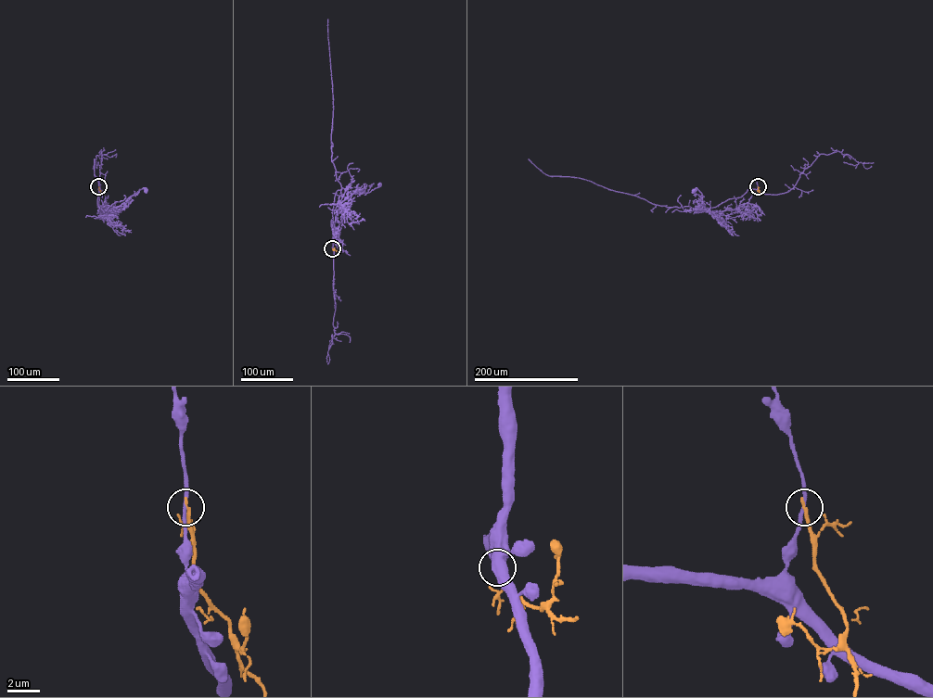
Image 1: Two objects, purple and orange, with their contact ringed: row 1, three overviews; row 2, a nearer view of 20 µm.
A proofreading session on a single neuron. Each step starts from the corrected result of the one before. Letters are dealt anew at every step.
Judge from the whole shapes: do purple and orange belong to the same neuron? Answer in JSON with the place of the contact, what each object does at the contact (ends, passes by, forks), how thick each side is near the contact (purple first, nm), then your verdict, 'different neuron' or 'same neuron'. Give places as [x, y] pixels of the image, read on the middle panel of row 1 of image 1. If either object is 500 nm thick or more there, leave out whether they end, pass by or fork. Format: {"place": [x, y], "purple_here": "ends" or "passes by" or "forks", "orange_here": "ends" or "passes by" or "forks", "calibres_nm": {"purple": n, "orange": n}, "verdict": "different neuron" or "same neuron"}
{"place": [332, 248], "purple_here": "passes by", "orange_here": "ends", "calibres_nm": {"purple": 190, "orange": 240}, "verdict": "different neuron"}

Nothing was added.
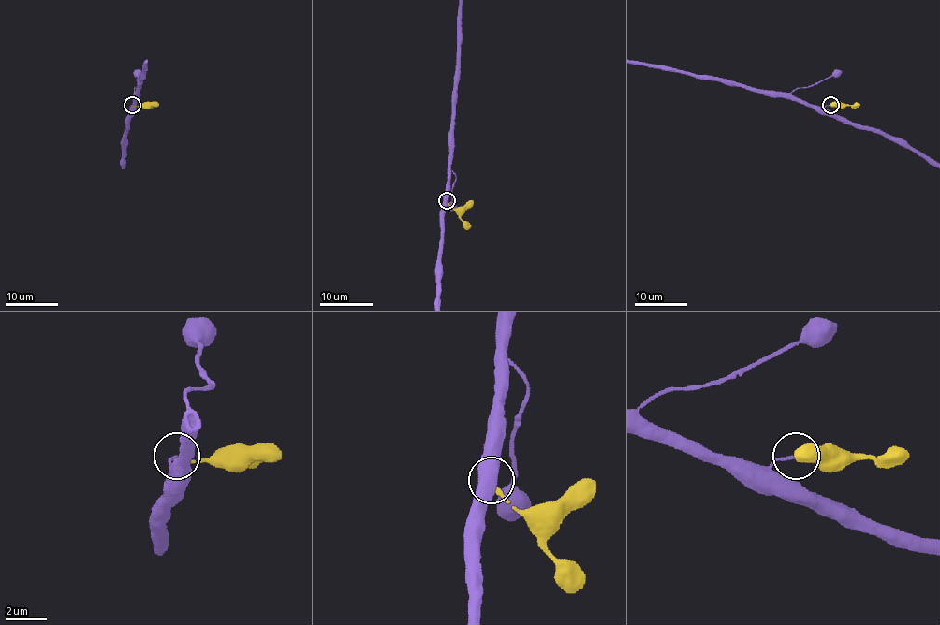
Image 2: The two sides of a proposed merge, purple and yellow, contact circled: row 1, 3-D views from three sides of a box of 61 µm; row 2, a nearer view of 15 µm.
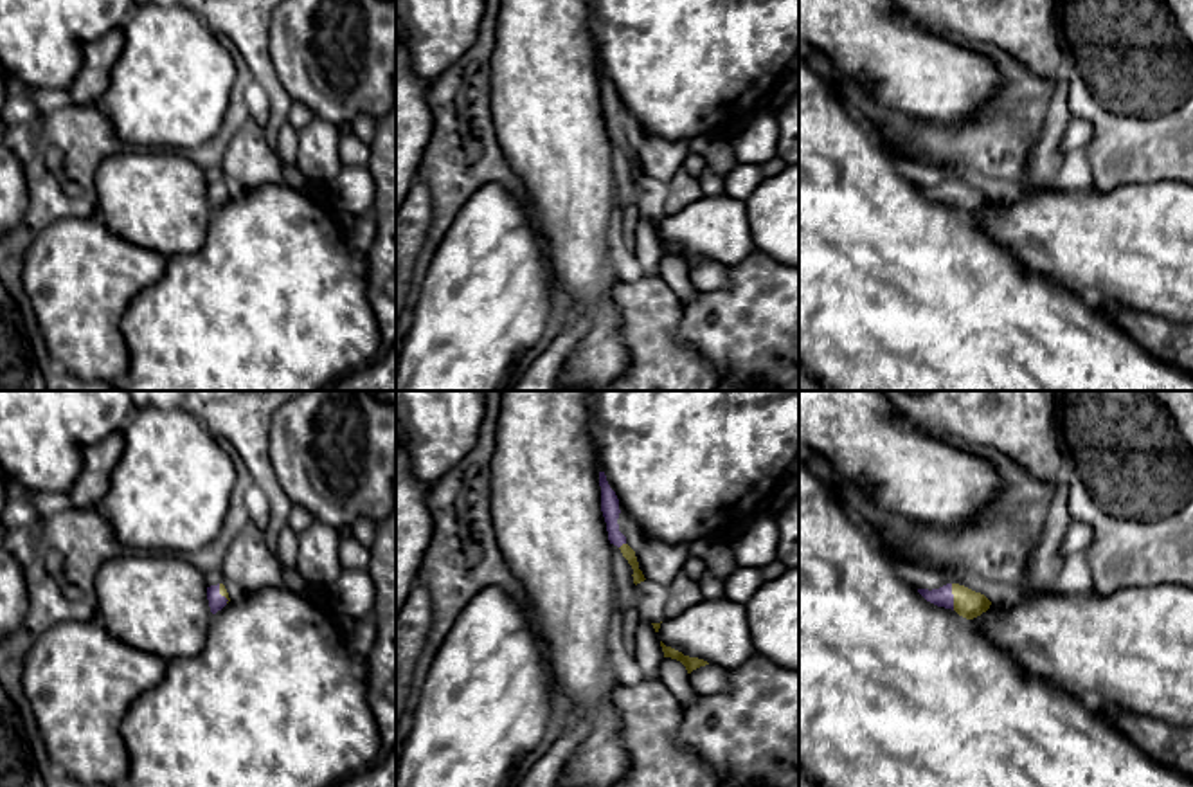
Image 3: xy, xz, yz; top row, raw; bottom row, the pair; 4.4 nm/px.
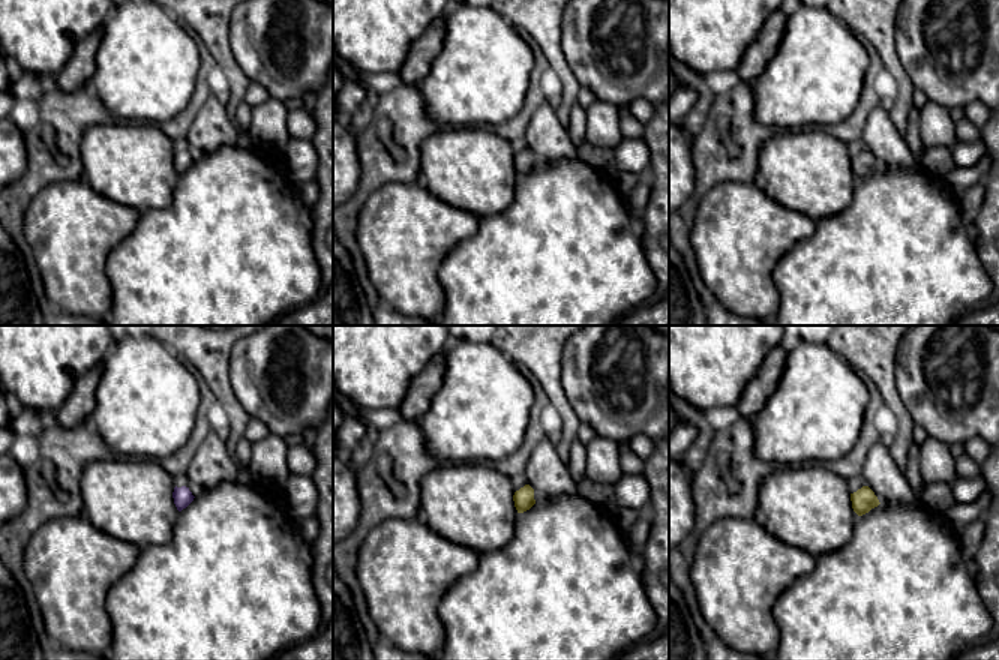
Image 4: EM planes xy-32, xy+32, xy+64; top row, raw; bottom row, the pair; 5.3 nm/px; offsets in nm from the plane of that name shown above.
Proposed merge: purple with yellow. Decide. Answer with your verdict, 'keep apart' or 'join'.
join

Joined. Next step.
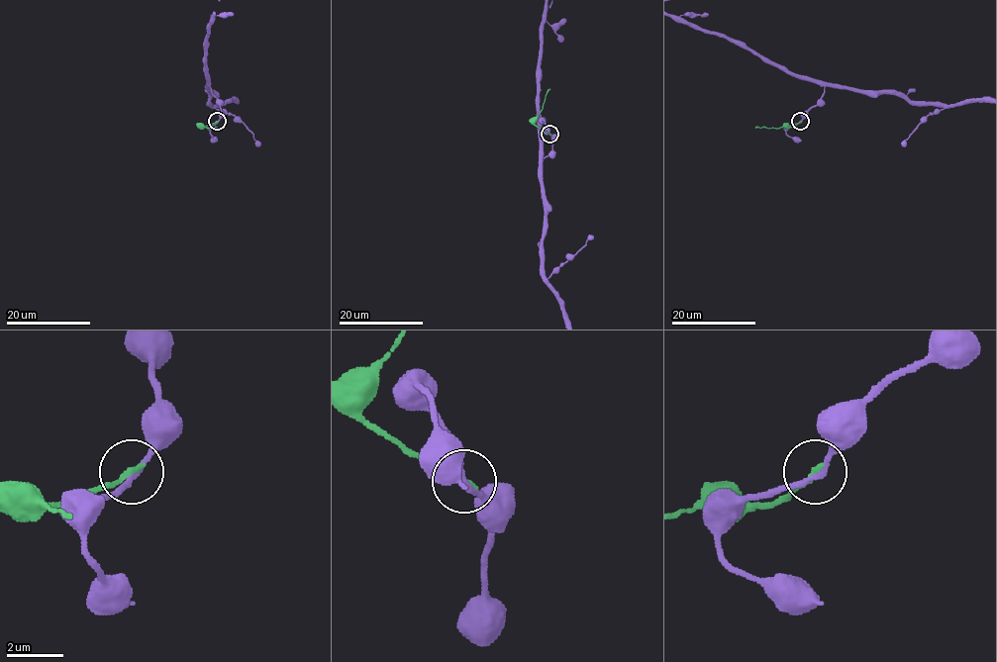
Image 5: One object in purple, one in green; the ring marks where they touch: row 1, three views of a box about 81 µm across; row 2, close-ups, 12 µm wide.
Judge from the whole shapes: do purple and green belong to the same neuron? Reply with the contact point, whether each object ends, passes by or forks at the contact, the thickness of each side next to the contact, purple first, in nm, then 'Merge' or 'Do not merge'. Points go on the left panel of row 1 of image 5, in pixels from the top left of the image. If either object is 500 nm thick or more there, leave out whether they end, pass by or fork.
Place: (217, 121). At the ring purple passes by. At the ring green ends. Thickness 190 nm (purple) against 200 nm. Do not merge

